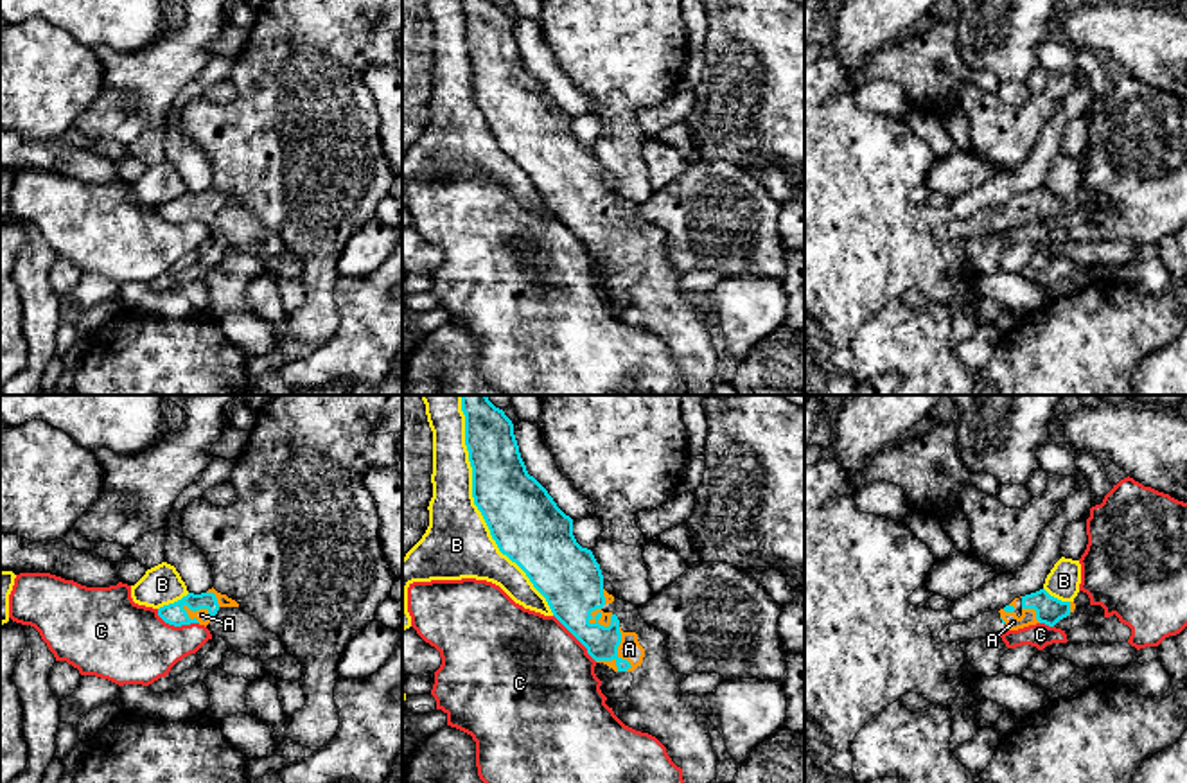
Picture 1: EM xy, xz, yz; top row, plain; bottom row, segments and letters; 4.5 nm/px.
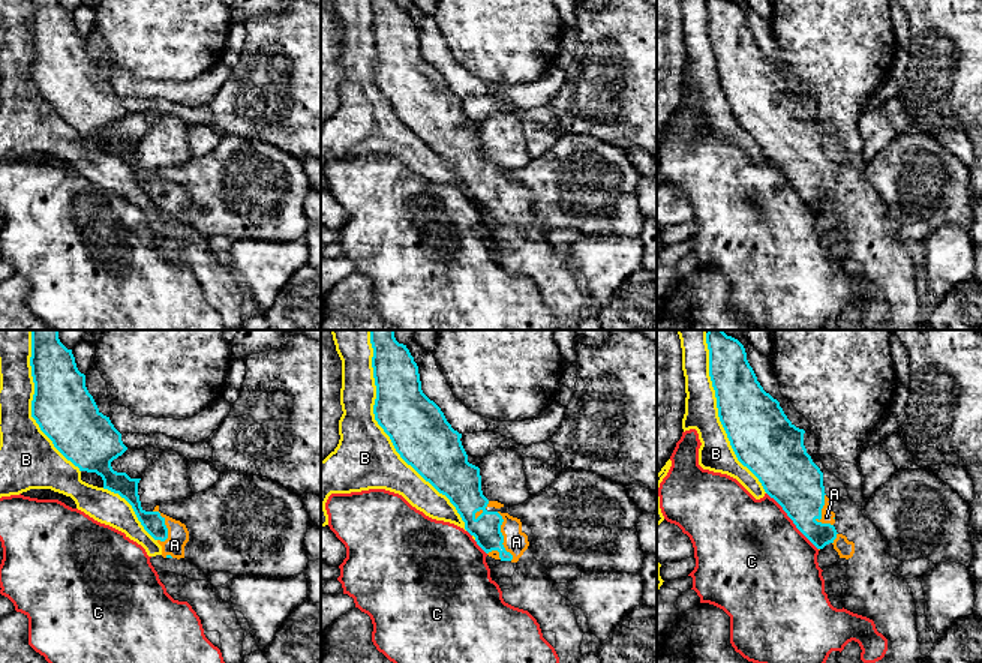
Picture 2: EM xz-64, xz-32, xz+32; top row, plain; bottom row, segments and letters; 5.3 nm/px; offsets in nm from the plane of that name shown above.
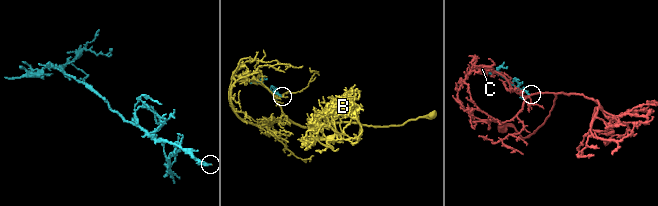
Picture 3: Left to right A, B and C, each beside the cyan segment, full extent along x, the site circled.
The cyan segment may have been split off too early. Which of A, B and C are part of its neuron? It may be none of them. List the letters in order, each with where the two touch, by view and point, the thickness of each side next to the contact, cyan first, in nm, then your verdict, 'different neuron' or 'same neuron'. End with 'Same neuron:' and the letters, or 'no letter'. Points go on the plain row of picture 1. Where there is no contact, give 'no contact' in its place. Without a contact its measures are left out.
A: xz (616, 248) | 150/100 nm | same neuron
B: xz (478, 106) | 320/300 nm | different neuron
C: xy (176, 223) | 100/360 nm | different neuron
Same neuron: A

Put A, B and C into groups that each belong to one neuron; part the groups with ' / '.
A / B / C

